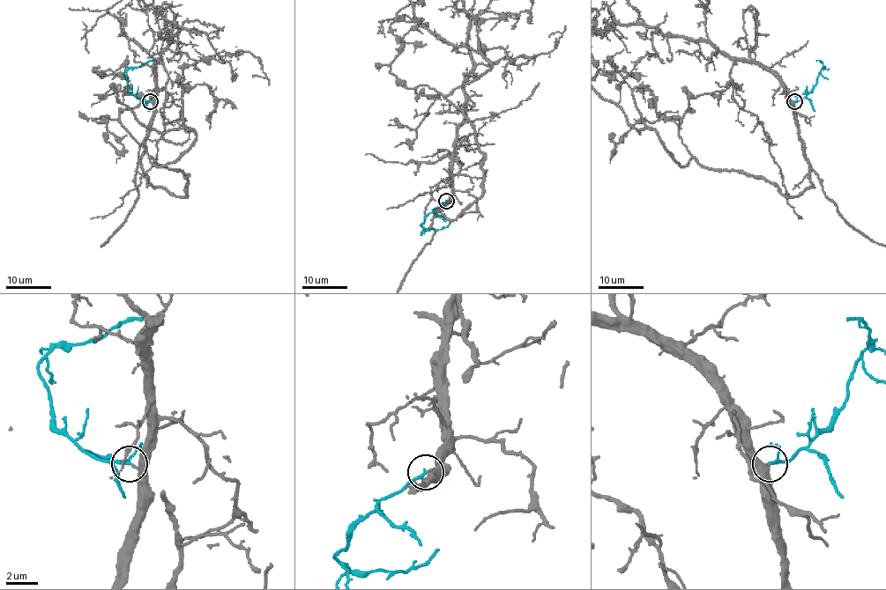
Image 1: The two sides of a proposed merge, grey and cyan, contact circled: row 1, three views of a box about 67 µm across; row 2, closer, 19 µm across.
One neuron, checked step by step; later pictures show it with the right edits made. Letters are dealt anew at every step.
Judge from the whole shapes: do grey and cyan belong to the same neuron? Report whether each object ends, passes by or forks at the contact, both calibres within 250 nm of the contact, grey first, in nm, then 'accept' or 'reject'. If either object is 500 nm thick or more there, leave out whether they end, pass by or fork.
grey ends | cyan passes by | 320/150 nm | accept

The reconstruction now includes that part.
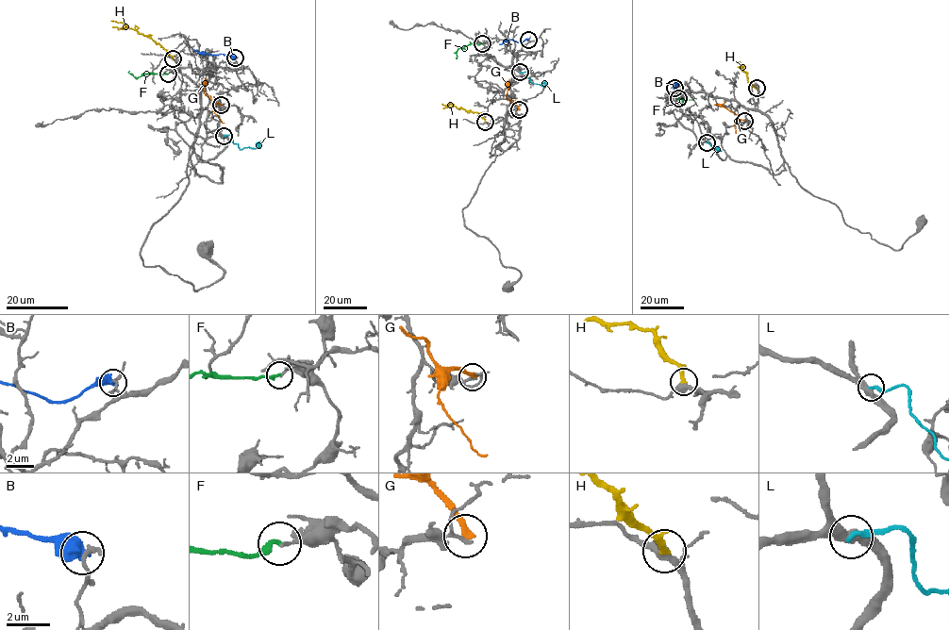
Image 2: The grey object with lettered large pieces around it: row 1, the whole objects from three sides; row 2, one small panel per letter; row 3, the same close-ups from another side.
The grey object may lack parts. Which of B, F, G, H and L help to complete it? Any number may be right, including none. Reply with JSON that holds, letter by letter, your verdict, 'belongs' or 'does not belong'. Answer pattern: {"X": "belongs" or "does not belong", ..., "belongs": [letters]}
{"B": "does not belong", "F": "does not belong", "G": "does not belong", "H": "belongs", "L": "does not belong", "belongs": ["H"]}

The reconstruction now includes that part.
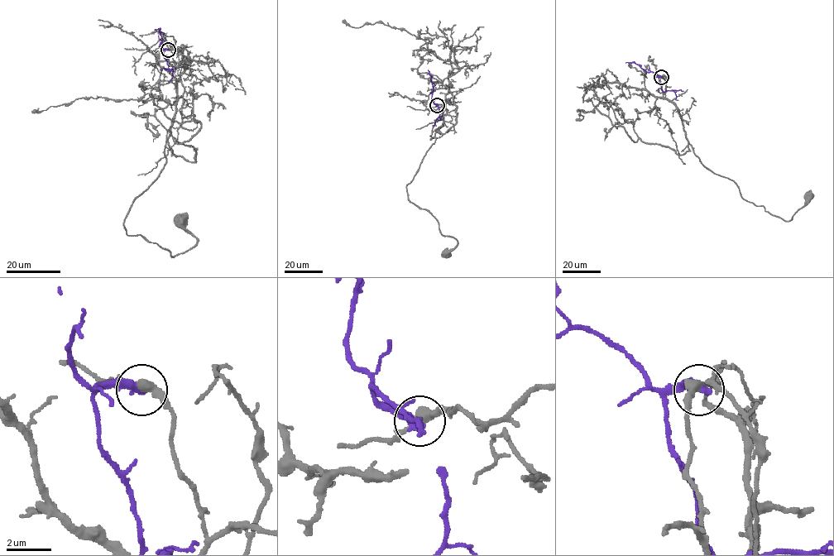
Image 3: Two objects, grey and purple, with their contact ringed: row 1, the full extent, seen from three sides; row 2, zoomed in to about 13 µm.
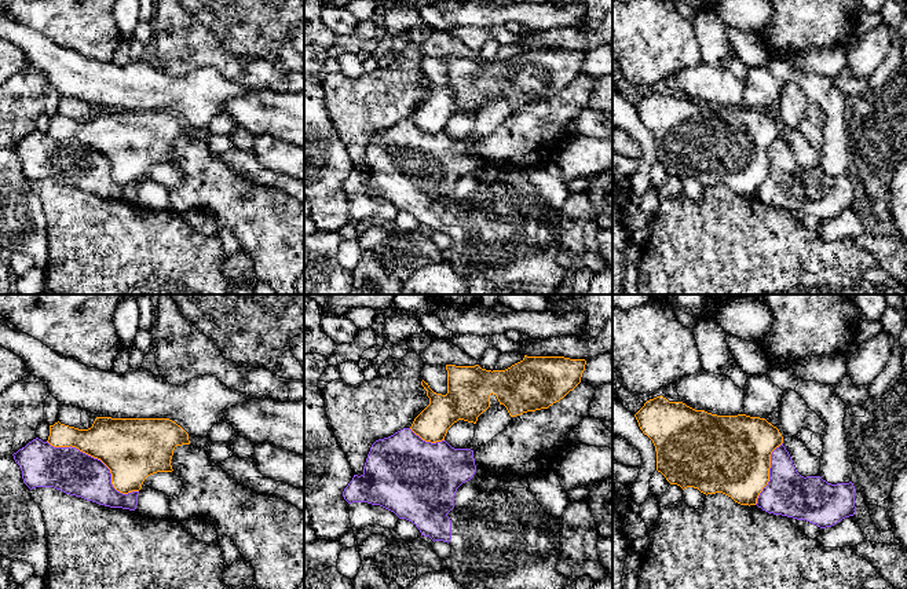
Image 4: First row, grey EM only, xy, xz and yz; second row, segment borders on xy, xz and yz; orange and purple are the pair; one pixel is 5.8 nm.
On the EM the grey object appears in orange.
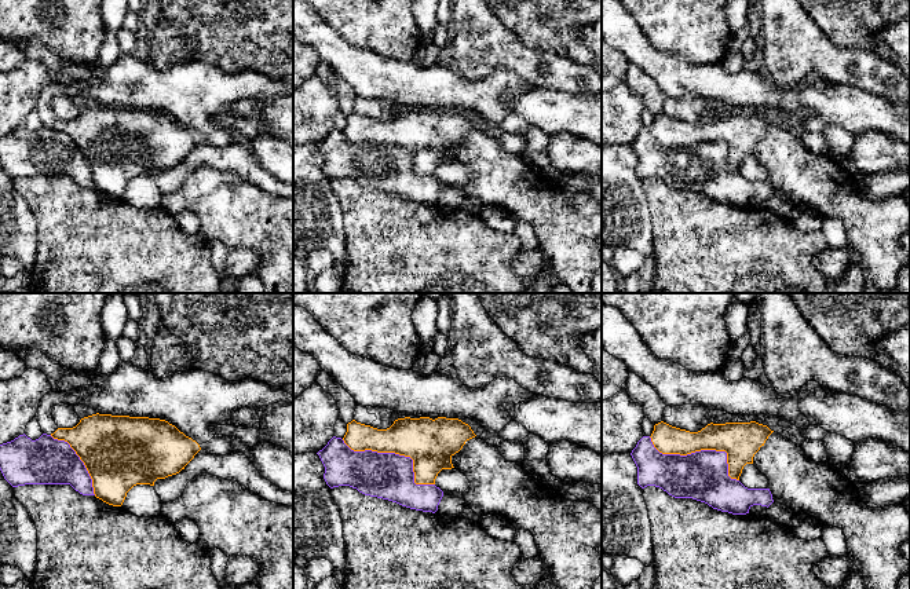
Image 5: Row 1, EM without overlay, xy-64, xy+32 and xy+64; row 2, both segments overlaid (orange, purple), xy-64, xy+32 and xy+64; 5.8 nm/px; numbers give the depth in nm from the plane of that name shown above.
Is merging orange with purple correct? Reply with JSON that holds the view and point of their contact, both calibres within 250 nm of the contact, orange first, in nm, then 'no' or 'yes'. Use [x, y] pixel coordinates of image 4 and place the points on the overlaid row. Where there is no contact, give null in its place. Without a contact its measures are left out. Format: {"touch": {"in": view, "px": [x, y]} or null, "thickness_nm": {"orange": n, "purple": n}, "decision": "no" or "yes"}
{"touch": {"in": "xy", "px": [99, 458]}, "thickness_nm": {"orange": 360, "purple": 260}, "decision": "no"}

